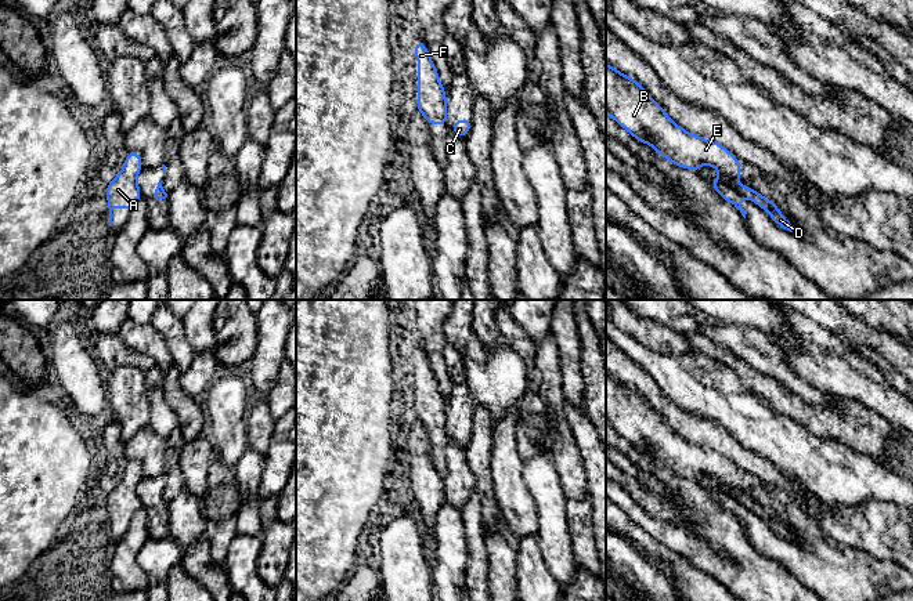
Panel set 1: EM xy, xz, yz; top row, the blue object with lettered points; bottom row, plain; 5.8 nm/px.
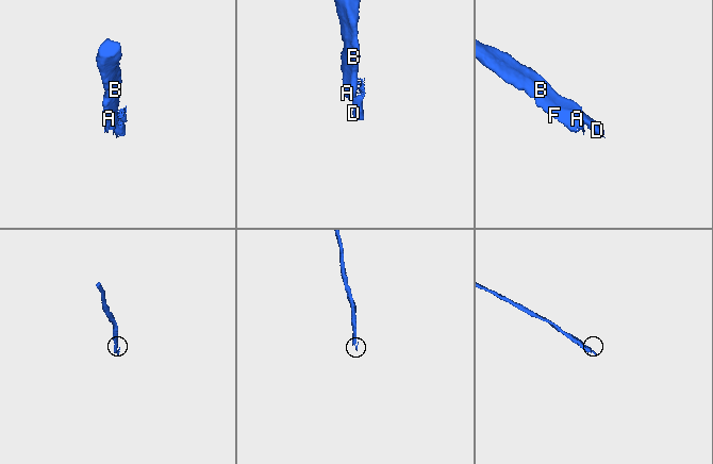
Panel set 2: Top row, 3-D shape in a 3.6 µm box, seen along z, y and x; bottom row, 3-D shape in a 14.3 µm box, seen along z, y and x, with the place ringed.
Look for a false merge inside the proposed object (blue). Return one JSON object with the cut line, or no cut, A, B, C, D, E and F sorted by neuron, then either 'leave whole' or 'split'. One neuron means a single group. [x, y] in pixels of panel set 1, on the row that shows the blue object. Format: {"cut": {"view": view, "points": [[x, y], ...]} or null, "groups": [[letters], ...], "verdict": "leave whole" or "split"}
{"cut": {"view": "yz", "points": [[731, 178], [729, 181], [742, 194]]}, "groups": [["A", "B", "E", "F"], ["C", "D"]], "verdict": "split"}

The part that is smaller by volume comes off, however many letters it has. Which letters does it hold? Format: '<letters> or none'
C, D

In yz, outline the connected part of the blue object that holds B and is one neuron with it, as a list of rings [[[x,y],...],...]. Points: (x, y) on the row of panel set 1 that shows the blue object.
[[[606,62],[606,115],[625,128],[642,145],[649,142],[661,158],[672,164],[694,170],[701,164],[718,170],[719,178],[708,182],[726,202],[732,203],[746,218],[741,192],[729,181],[739,181],[741,162],[723,145],[692,134],[678,126],[653,99],[639,82]]]

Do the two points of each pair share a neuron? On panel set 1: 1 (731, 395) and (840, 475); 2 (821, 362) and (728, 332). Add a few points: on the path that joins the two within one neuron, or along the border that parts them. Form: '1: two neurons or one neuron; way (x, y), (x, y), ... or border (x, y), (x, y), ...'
1: one neuron; way (758, 423), (768, 433), (812, 460)
2: two neurons; border (762, 333), (778, 348), (785, 362), (797, 376)

